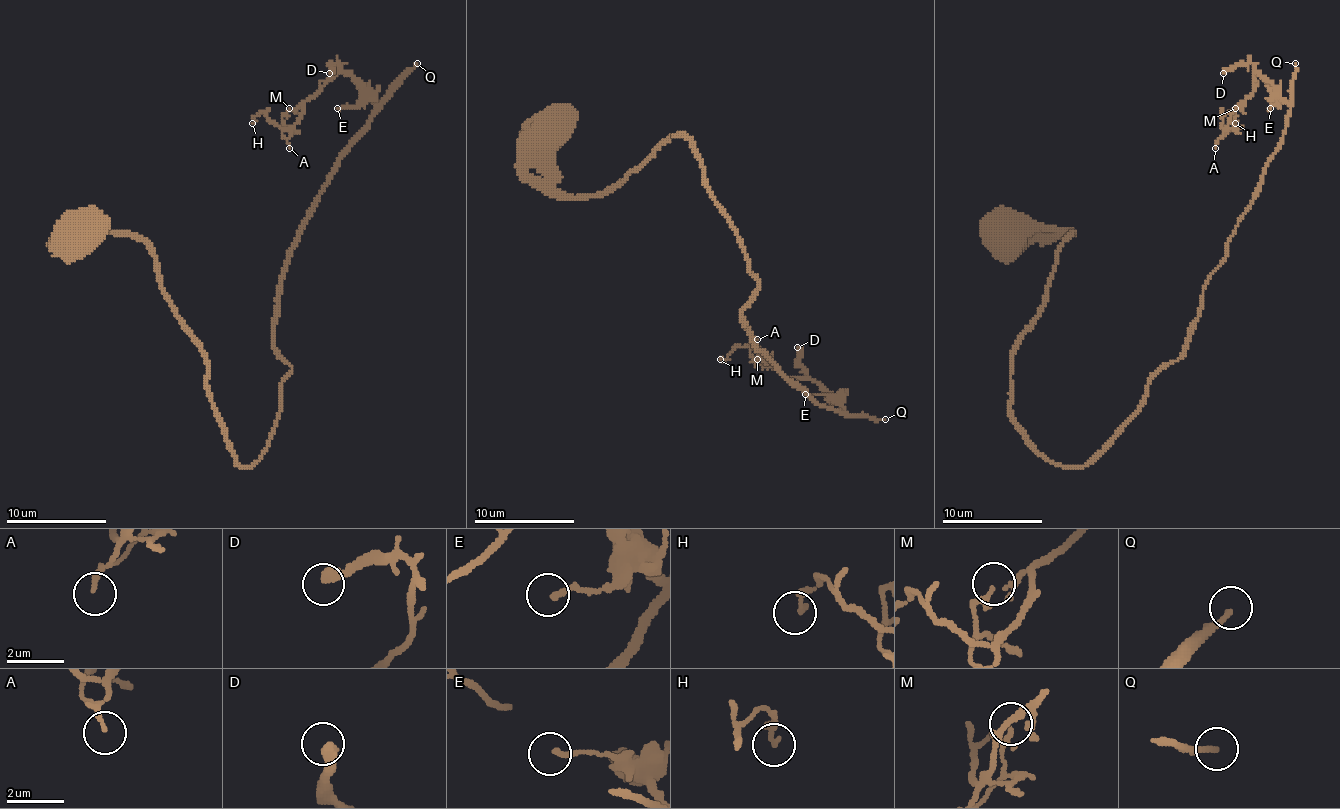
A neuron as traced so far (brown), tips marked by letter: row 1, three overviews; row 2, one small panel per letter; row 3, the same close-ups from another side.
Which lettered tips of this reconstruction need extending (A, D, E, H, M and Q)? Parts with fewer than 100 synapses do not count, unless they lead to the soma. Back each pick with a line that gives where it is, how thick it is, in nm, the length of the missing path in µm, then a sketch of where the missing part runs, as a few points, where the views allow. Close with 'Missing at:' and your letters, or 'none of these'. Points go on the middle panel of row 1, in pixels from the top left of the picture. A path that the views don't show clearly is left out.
Q: place (885, 419); calibre 180 nm; missing 130 µm
Missing at: Q

